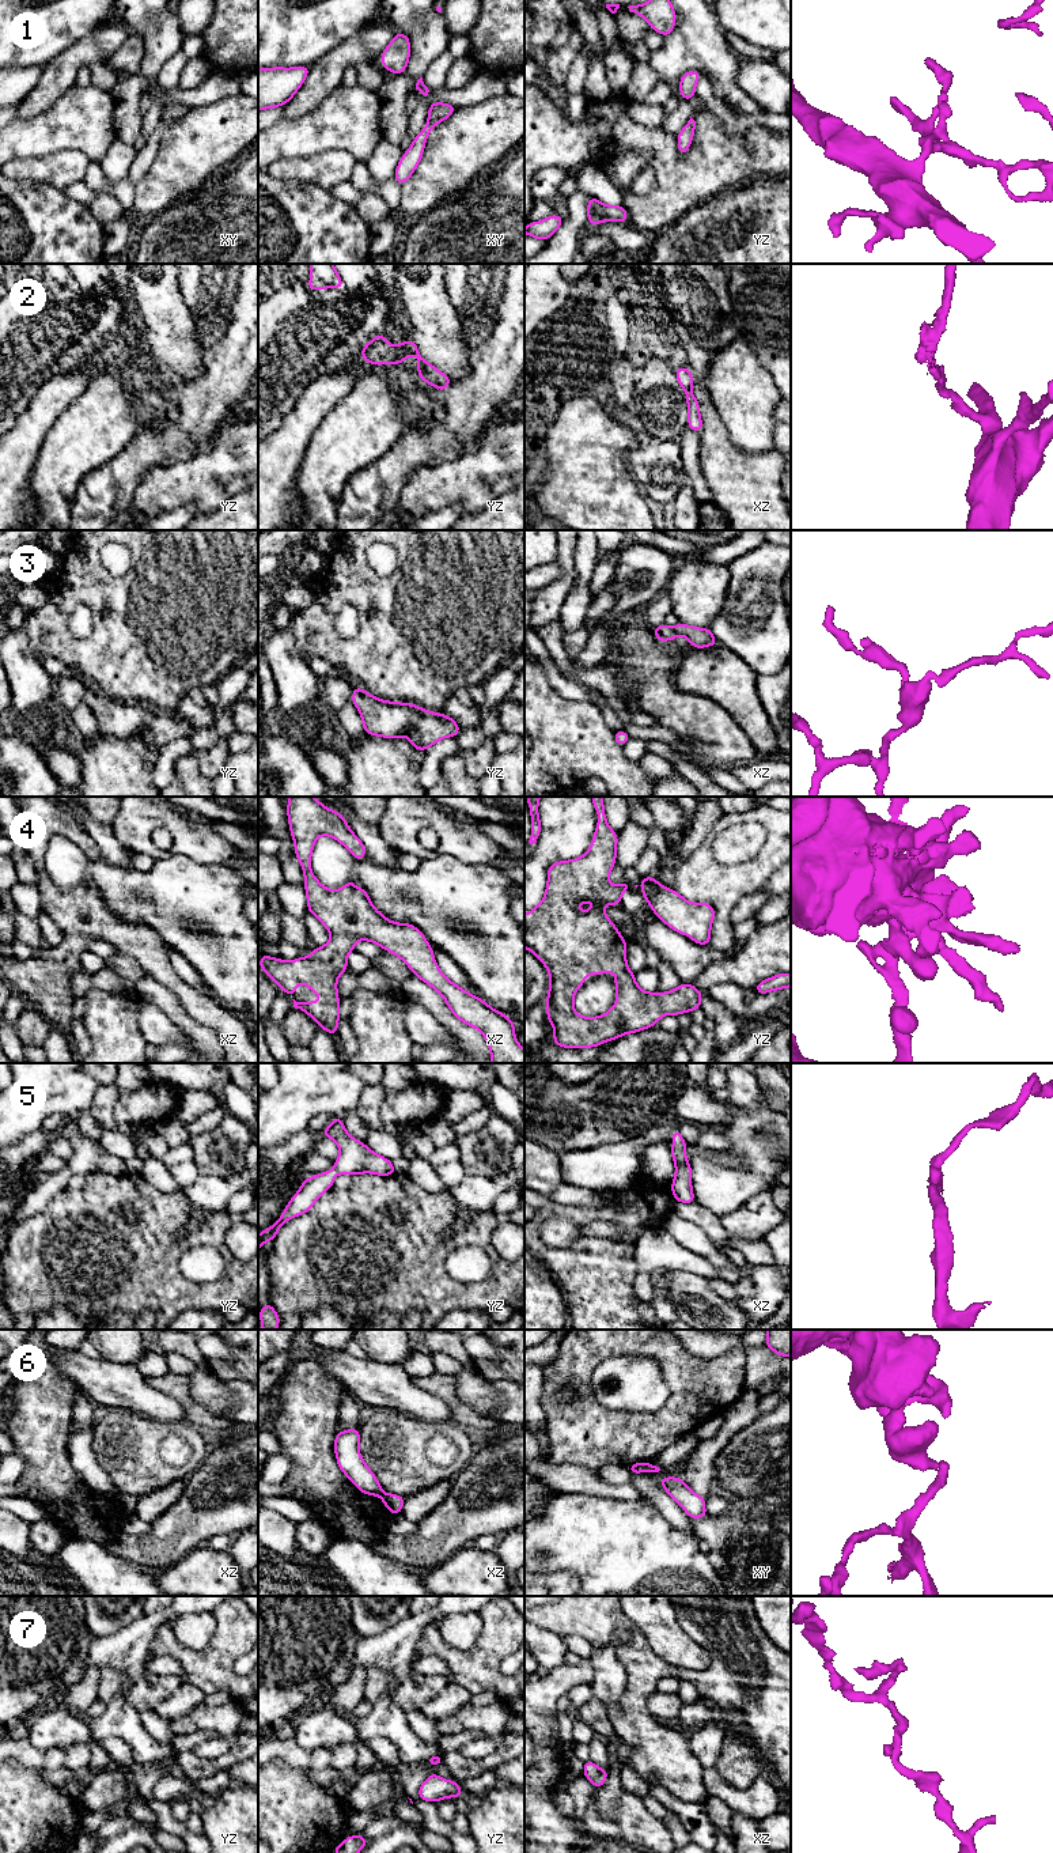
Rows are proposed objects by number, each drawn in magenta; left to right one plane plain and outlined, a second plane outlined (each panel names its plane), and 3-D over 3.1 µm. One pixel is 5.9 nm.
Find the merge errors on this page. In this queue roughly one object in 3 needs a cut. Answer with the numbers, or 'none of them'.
6

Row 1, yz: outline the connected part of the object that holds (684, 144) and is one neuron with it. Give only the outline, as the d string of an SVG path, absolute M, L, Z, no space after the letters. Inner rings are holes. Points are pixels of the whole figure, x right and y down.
M690 117L683 129L677 136L679 155L685 156L694 137L696 121Z

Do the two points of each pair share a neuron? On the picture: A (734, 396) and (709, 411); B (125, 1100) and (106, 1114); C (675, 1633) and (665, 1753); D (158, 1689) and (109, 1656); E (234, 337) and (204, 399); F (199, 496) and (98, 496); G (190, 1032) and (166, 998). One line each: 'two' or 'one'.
A: two
B: two
C: two
D: two
E: one
F: two
G: one

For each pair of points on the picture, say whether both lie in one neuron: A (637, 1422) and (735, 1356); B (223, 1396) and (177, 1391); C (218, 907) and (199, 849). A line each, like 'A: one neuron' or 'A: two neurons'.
A: one neuron
B: two neurons
C: two neurons

